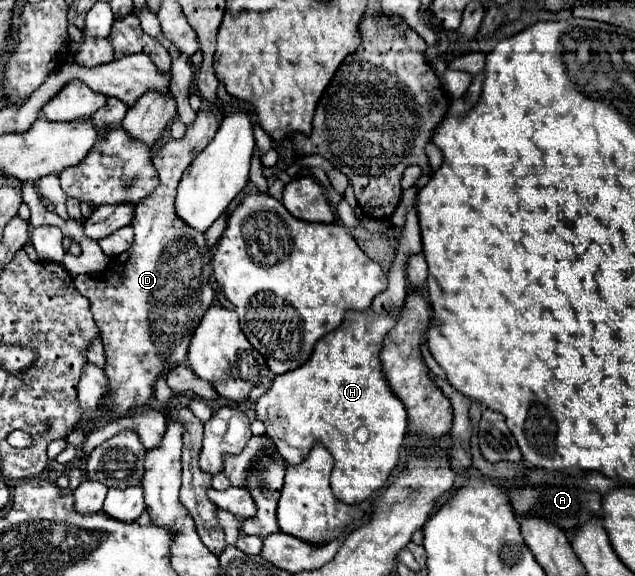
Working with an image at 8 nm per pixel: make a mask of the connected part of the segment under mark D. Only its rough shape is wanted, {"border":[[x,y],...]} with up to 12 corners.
{"border":[[222,112],[152,158],[134,244],[90,300],[104,418],[148,404],[214,302],[204,234],[176,216],[184,170]]}

